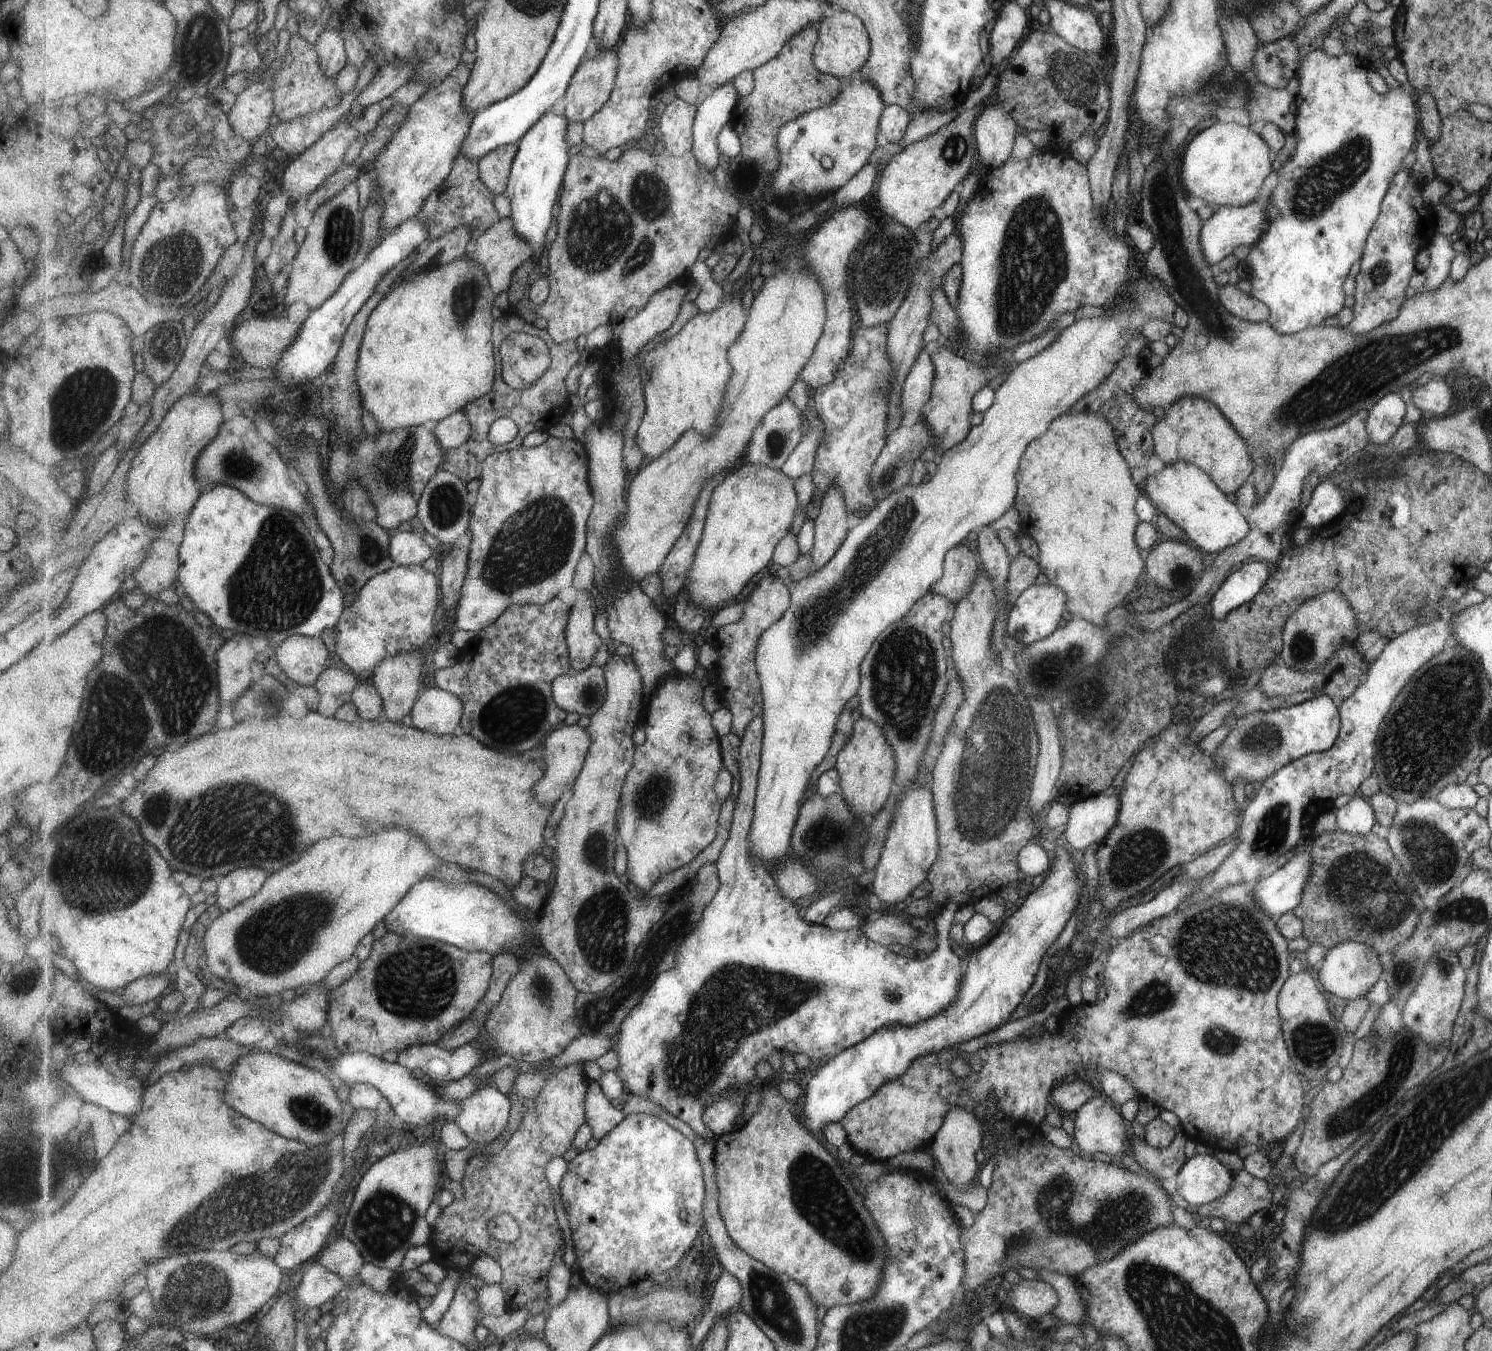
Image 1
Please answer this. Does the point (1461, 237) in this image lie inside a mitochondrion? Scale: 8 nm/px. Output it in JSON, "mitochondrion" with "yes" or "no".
{"mitochondrion":"no"}

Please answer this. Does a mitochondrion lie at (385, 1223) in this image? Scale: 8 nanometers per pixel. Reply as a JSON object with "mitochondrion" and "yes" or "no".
{"mitochondrion":"yes"}

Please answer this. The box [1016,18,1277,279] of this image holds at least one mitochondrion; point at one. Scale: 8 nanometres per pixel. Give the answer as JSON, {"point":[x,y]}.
{"point":[1075,77]}

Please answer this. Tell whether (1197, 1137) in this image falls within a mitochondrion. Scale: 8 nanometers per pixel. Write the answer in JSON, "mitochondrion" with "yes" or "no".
{"mitochondrion":"no"}

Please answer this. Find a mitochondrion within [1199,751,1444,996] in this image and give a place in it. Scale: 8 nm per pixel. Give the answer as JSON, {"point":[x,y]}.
{"point":[1350,869]}

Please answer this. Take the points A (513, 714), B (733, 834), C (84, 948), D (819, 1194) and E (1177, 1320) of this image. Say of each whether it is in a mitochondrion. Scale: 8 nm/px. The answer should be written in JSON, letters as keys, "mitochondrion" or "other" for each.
{"A":"mitochondrion","B":"other","C":"other","D":"mitochondrion","E":"mitochondrion"}

